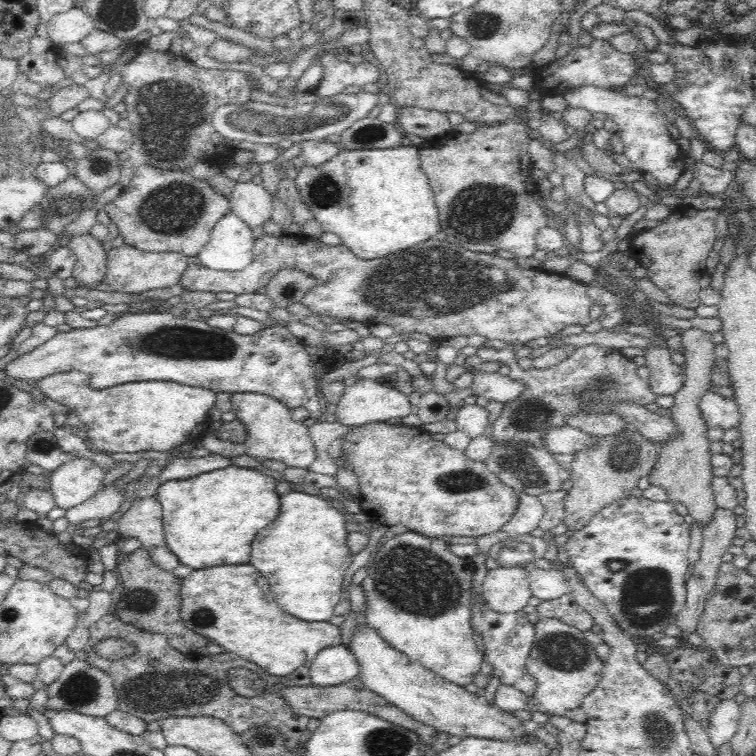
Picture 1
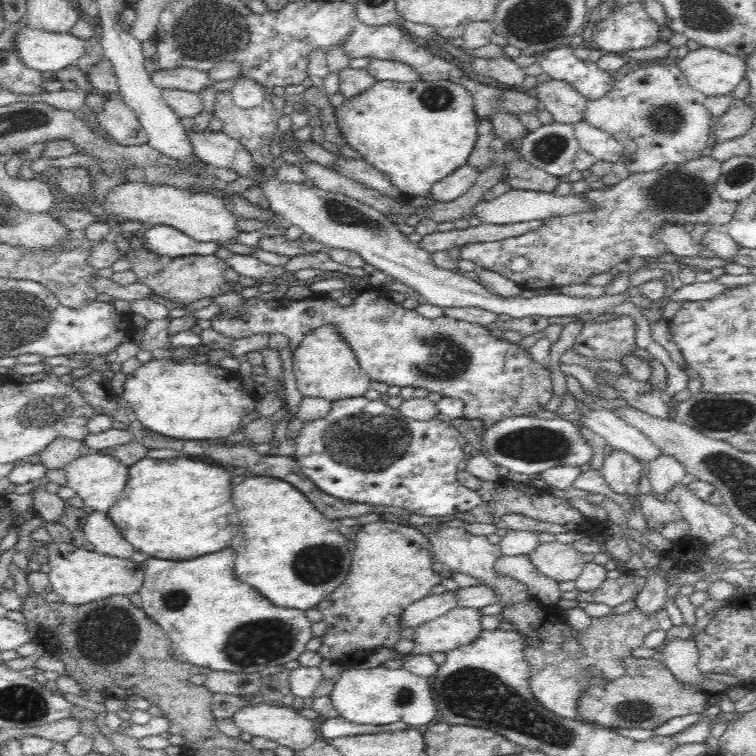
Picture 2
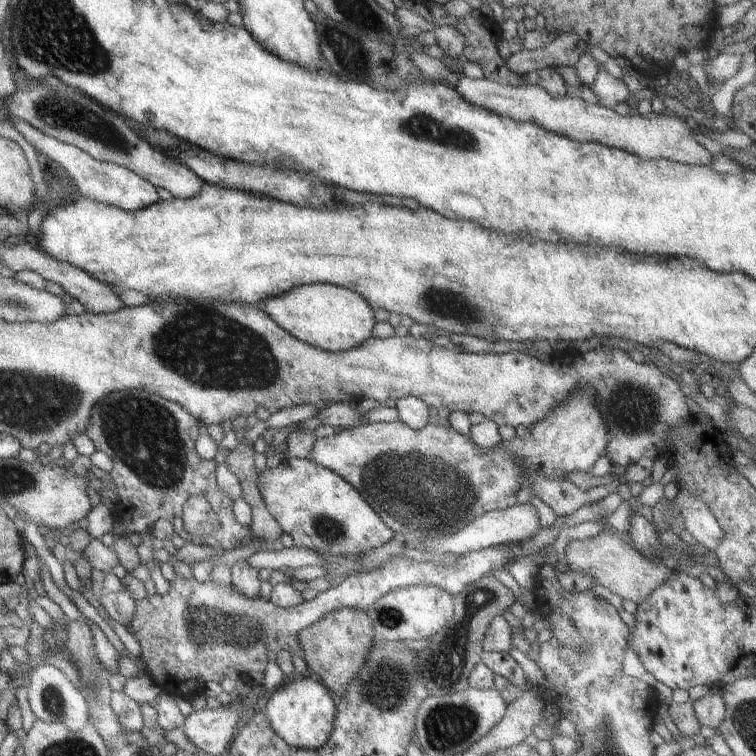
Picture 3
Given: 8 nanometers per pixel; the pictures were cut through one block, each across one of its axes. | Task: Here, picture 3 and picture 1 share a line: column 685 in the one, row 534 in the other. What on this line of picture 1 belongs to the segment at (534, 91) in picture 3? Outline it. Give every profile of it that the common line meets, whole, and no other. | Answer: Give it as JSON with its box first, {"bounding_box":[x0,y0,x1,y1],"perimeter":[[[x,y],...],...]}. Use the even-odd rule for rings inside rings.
{"bounding_box":[117,498,180,573],"perimeter":[[[156,498],[137,499],[125,505],[117,525],[122,534],[140,540],[158,568],[173,573],[180,562],[167,547],[162,518],[162,506]]]}

